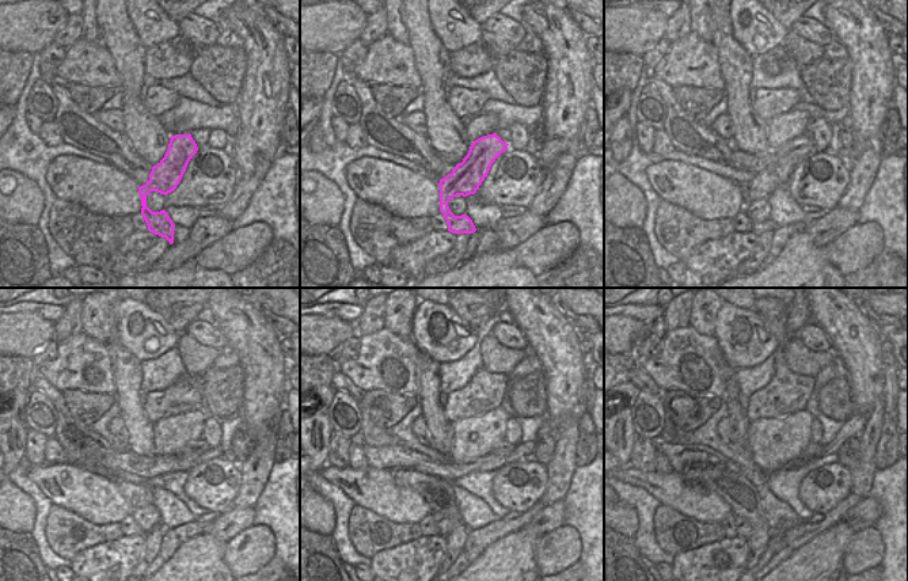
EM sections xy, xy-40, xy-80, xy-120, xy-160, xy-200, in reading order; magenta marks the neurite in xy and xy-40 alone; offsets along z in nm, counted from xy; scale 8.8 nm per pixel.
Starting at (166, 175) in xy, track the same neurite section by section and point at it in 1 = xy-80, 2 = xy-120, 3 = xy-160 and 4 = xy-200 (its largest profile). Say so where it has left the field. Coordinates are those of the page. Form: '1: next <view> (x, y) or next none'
1: next xy-80 (789, 155)
2: next xy-120 (194, 448)
3: next xy-160 (504, 448)
4: next xy-200 (812, 451)

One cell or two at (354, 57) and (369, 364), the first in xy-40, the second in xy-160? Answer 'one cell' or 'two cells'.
two cells

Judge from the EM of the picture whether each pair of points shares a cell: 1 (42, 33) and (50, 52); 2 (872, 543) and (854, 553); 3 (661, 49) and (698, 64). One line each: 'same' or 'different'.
1: different
2: same
3: different

